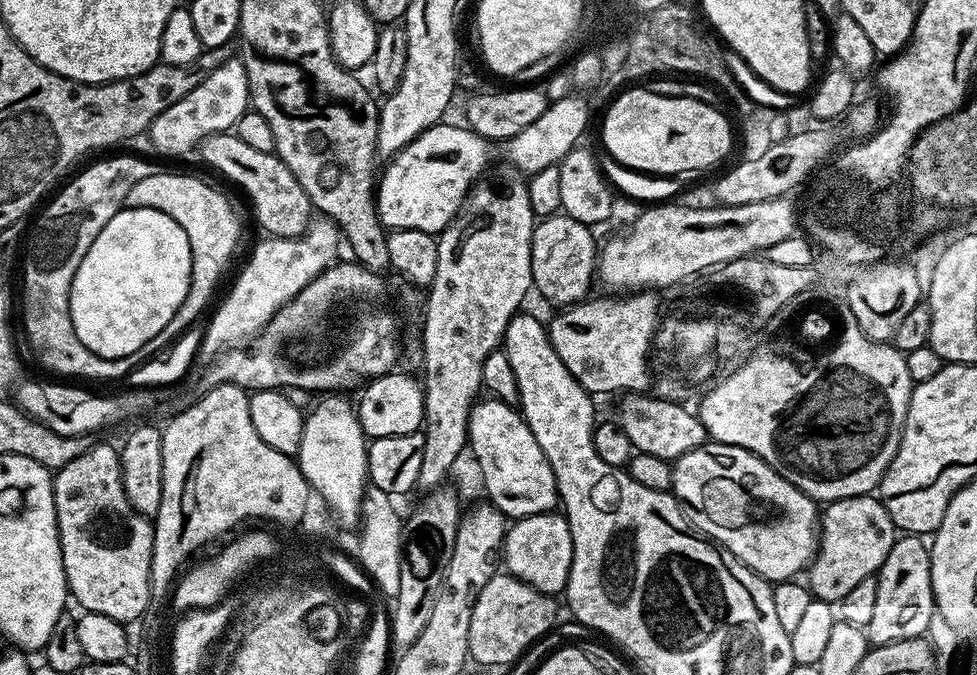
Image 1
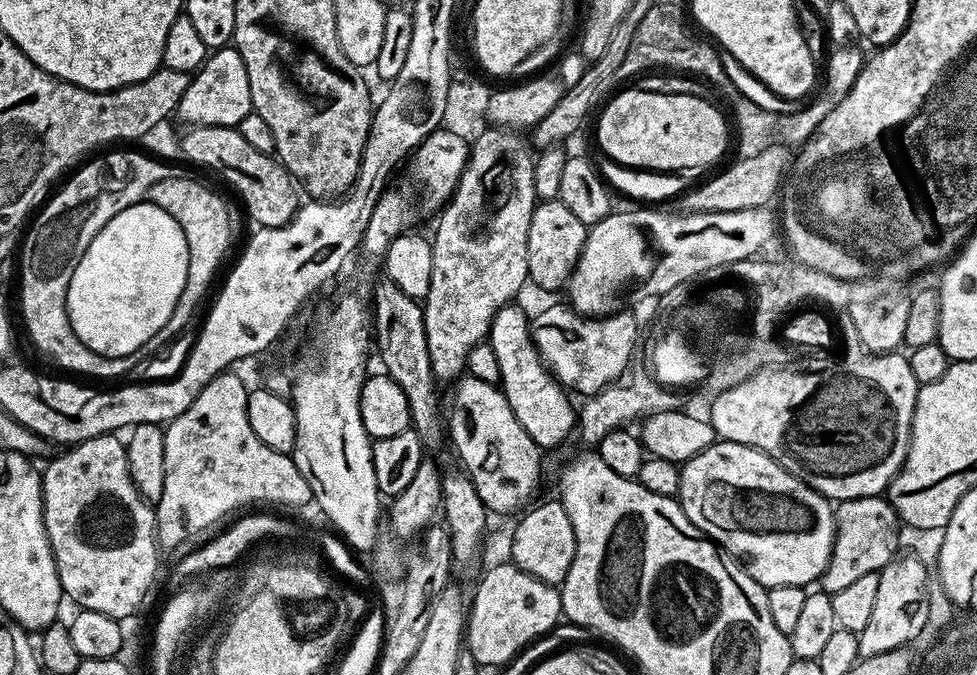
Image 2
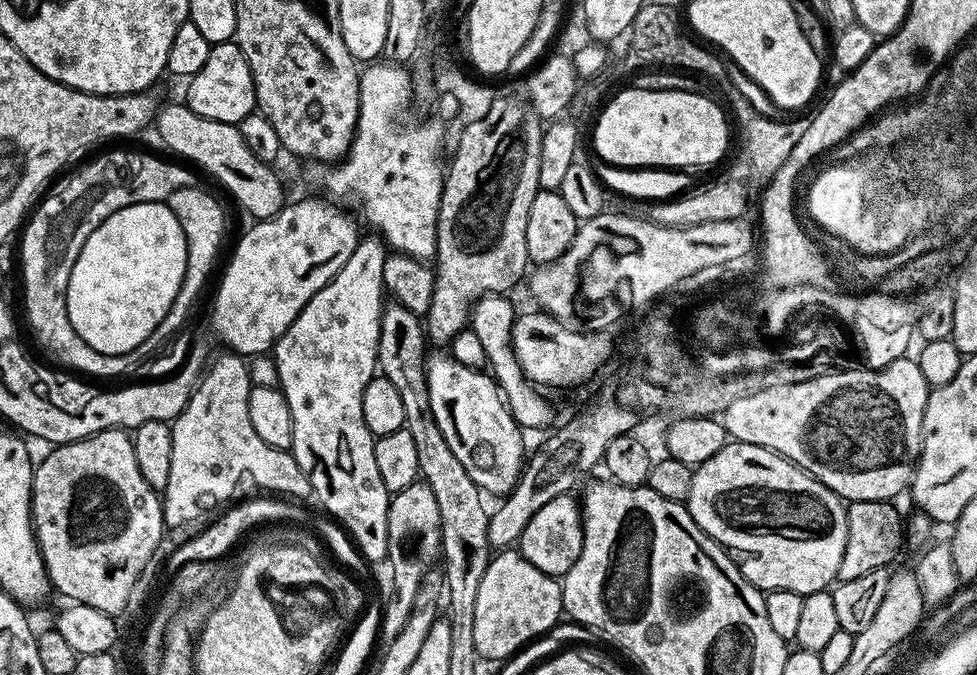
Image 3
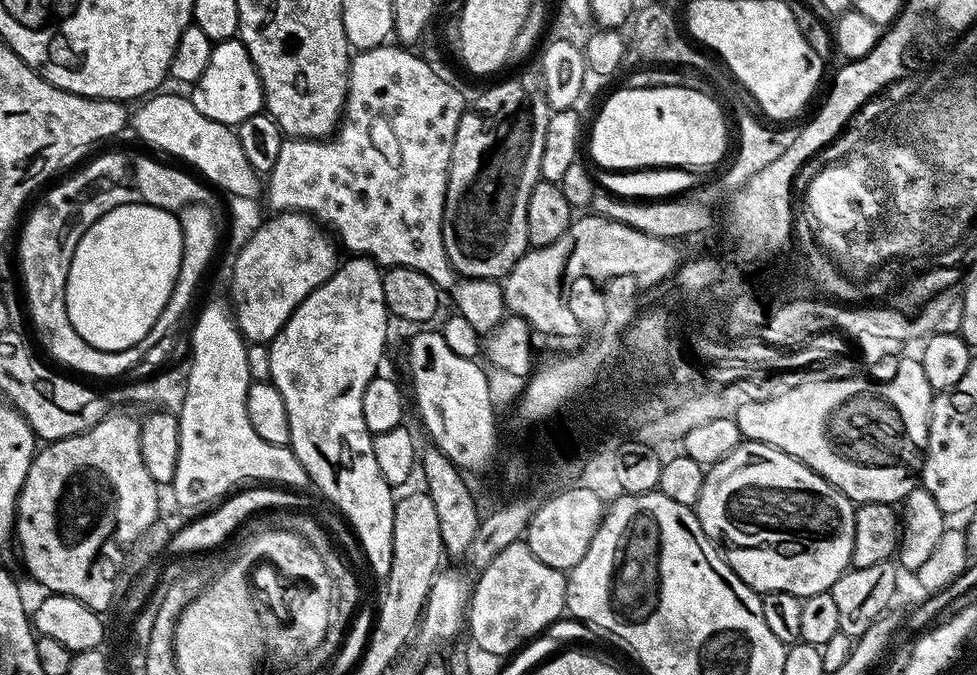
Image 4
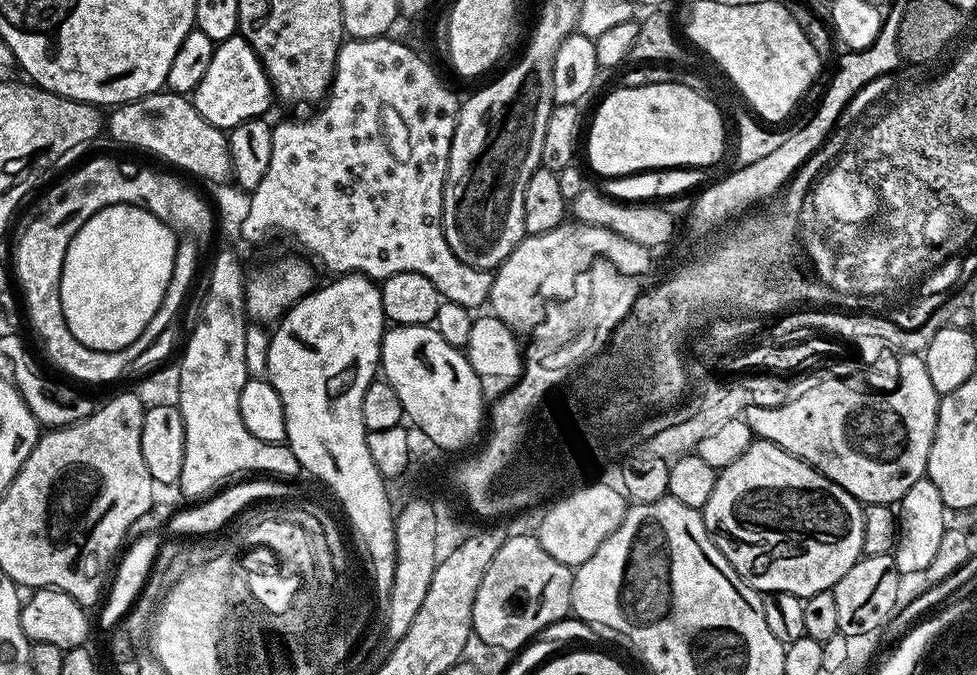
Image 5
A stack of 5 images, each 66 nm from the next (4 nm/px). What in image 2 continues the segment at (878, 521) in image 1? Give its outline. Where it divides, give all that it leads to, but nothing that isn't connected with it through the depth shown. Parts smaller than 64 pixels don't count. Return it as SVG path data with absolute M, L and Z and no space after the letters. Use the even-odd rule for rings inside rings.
M883 495L841 500L835 505L836 537L832 557L822 577L823 591L831 594L850 586L866 574L880 572L896 559L900 548L902 521Z

